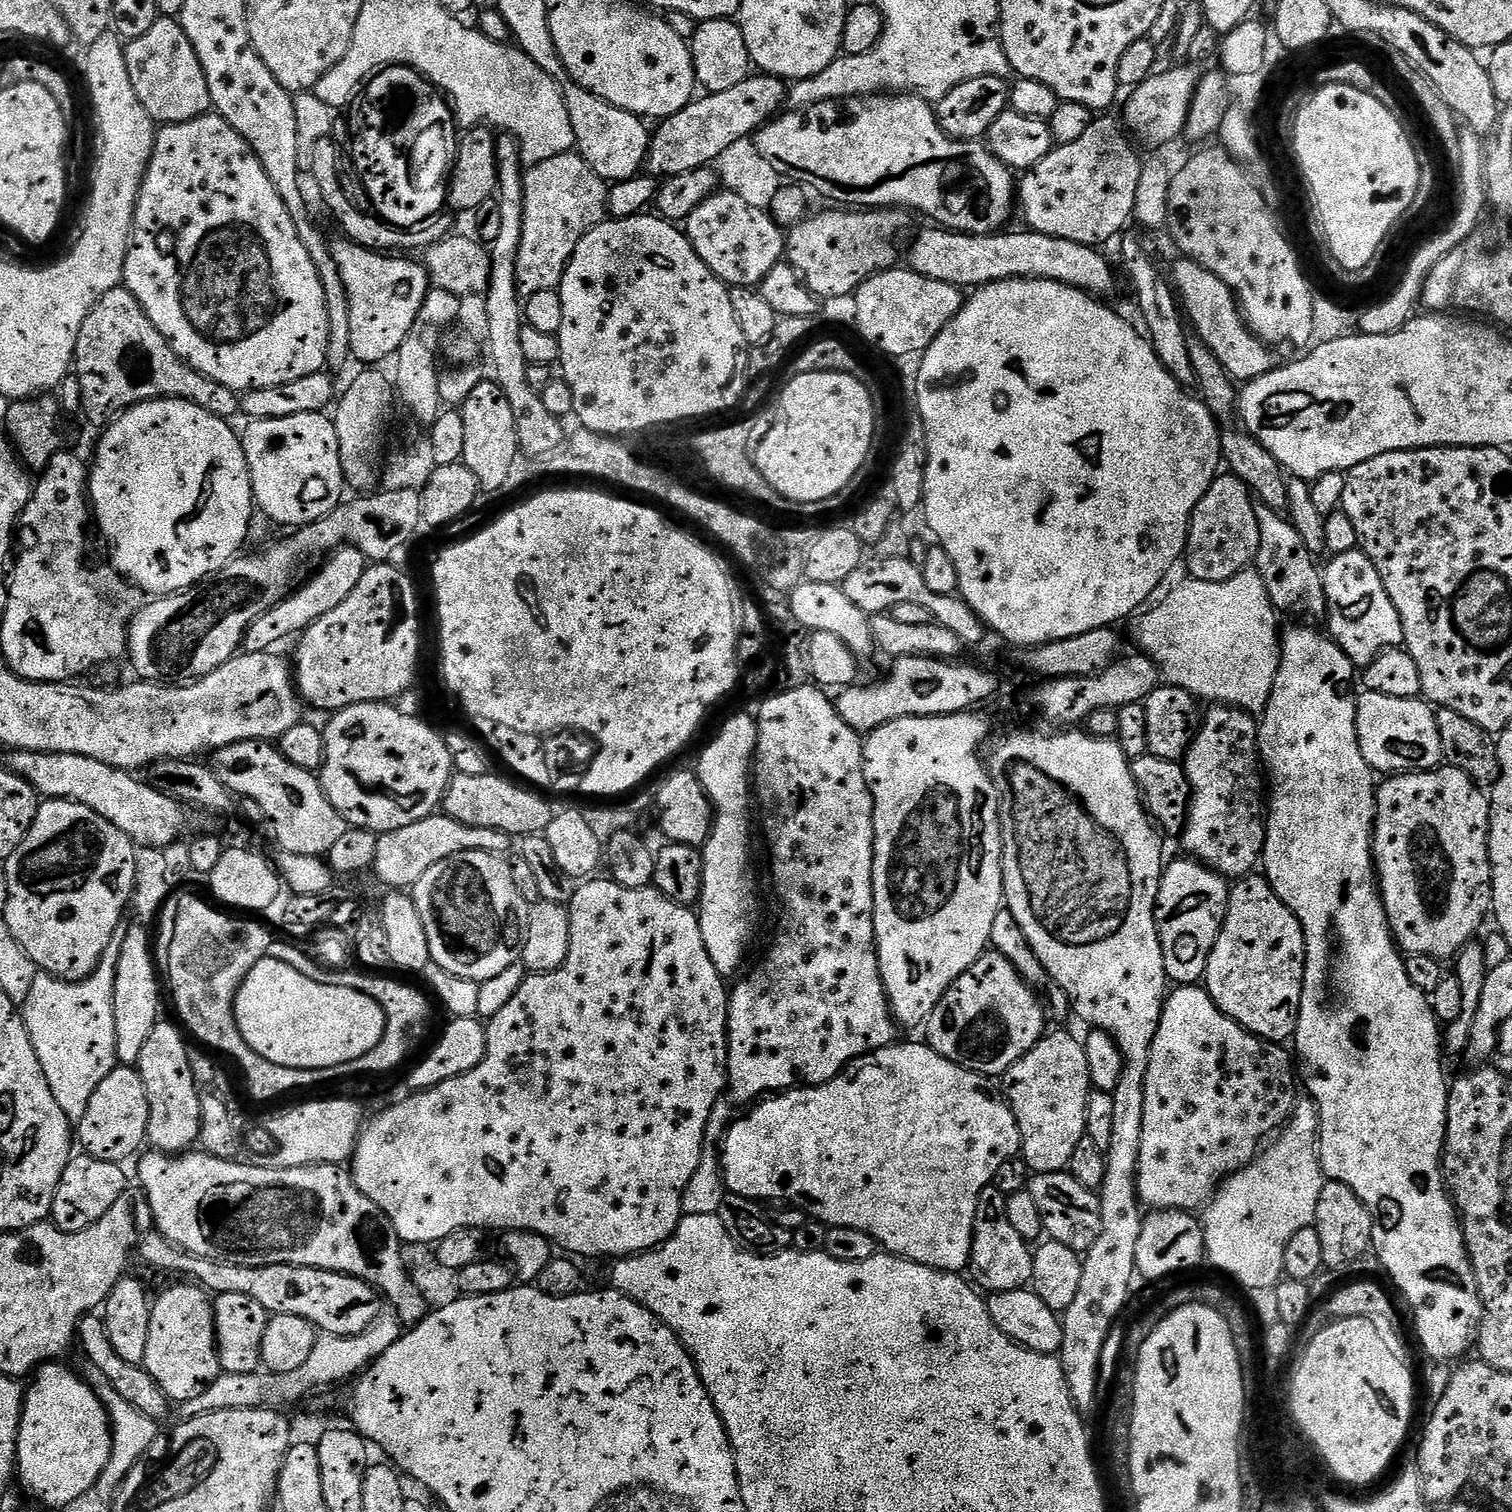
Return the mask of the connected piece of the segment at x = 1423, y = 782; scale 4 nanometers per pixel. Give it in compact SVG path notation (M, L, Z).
M1441 766L1439 768L1432 768L1428 772L1402 772L1399 774L1392 774L1387 777L1388 780L1379 785L1376 790L1376 826L1372 829L1372 859L1376 866L1376 879L1380 885L1380 897L1384 903L1386 910L1386 918L1388 925L1392 931L1392 939L1396 941L1396 947L1400 949L1401 953L1413 956L1414 954L1430 954L1435 960L1443 961L1444 956L1448 958L1455 957L1456 953L1461 948L1466 947L1467 944L1473 943L1476 931L1484 924L1484 919L1489 919L1490 909L1492 907L1492 863L1490 862L1490 854L1488 853L1488 831L1490 830L1490 818L1492 817L1492 805L1489 797L1486 795L1485 789L1479 788L1466 774L1462 774L1462 770L1451 766Z

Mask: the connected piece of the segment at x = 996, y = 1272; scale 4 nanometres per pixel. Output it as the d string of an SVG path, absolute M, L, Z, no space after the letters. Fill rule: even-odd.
M989 1186L982 1190L982 1194L978 1194L976 1203L970 1280L977 1289L988 1294L1026 1288L1032 1282L1033 1249L1029 1241L1024 1240L1018 1230L1014 1230L1014 1225L1006 1214L1007 1201L1008 1197L1002 1194L1002 1190Z

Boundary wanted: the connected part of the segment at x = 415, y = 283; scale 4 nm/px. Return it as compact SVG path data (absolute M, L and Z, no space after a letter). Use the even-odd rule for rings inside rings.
M347 238L331 241L332 257L338 266L350 310L350 350L364 366L395 357L414 326L422 302L430 289L428 269L412 258L372 251ZM404 259L404 260L399 260Z

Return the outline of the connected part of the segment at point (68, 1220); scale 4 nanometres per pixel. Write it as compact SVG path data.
M87 1154L73 1155L66 1170L62 1170L58 1190L54 1190L51 1223L63 1232L81 1232L94 1226L94 1222L98 1222L98 1218L102 1218L102 1214L106 1214L106 1210L110 1210L110 1206L114 1206L114 1202L125 1195L128 1176L124 1170L119 1164L102 1162Z

